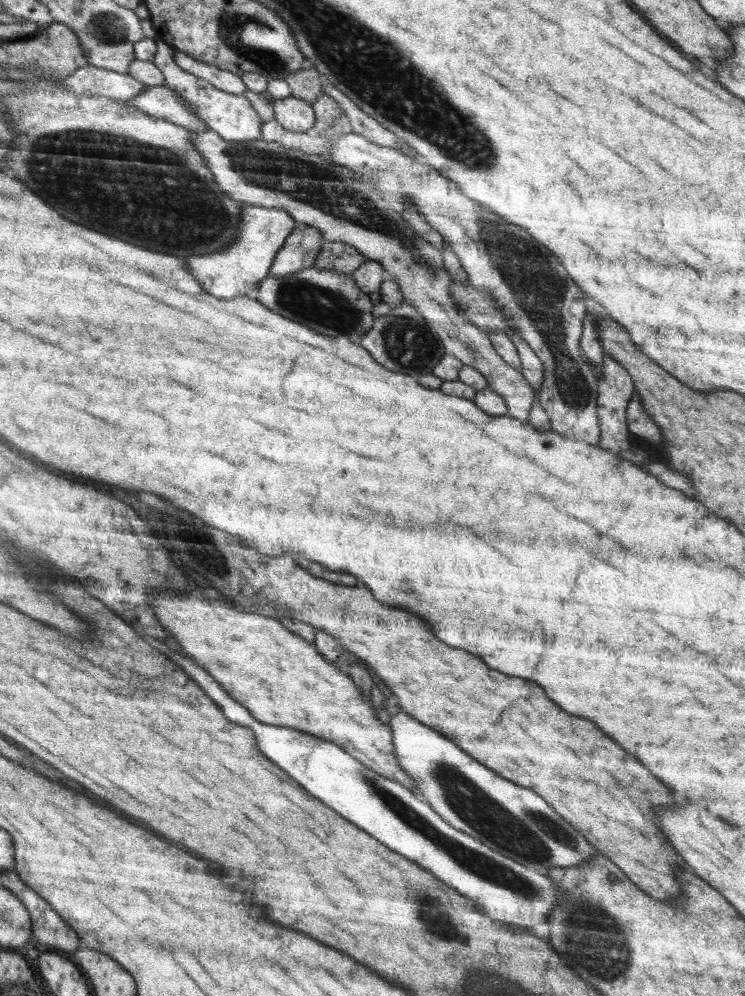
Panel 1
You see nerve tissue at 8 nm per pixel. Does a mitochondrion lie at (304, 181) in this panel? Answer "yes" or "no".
yes

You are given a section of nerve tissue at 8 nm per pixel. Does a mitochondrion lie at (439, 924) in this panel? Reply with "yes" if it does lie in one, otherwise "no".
yes

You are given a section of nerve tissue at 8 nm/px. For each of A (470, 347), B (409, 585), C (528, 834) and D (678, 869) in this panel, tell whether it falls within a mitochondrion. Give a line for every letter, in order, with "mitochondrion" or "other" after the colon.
A: mitochondrion
B: mitochondrion
C: mitochondrion
D: other

